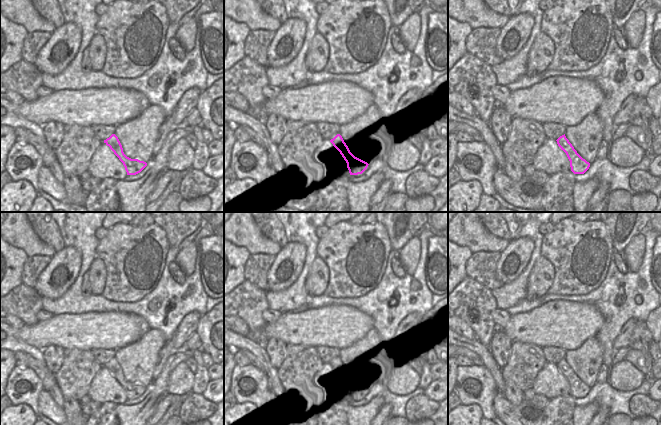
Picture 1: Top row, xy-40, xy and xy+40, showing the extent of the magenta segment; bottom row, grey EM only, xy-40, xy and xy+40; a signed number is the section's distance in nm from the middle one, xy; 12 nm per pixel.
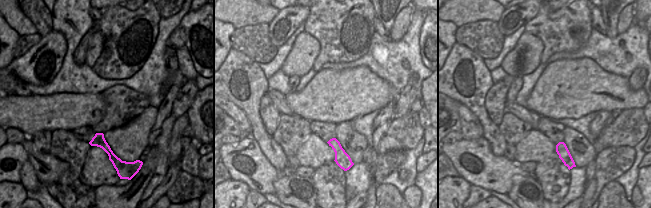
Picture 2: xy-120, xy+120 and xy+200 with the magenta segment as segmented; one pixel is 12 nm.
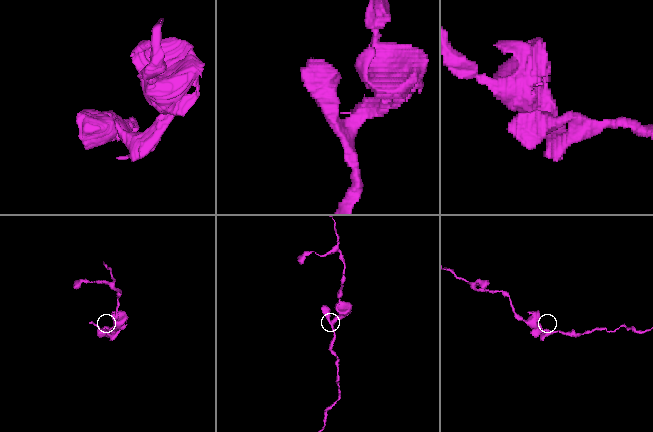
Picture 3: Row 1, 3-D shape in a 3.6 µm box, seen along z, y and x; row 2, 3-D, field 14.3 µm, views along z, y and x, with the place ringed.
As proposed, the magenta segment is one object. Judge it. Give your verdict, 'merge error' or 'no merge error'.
no merge error

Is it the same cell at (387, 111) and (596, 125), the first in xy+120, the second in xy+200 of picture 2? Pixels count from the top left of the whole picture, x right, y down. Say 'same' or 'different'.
same

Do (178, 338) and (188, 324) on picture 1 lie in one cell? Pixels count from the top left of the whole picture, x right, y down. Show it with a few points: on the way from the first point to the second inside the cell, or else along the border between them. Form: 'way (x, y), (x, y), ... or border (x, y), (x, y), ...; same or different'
way (181, 335), (187, 327); same

